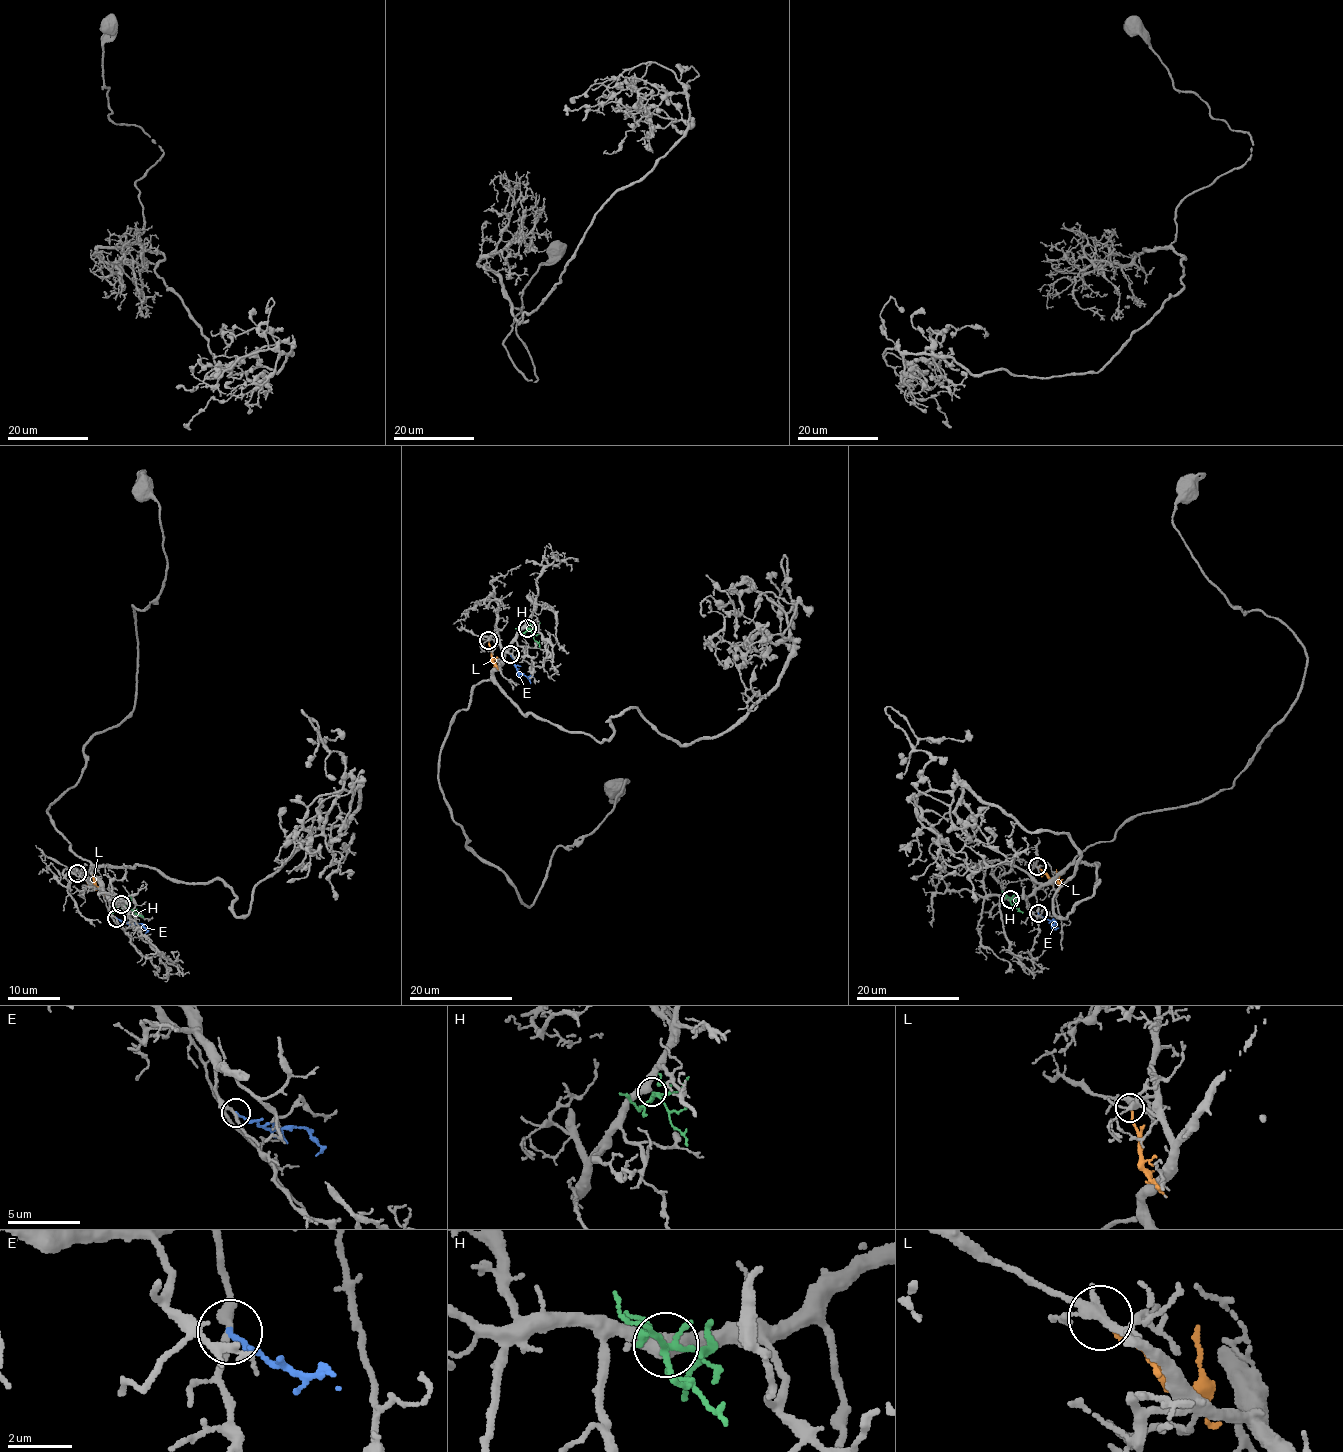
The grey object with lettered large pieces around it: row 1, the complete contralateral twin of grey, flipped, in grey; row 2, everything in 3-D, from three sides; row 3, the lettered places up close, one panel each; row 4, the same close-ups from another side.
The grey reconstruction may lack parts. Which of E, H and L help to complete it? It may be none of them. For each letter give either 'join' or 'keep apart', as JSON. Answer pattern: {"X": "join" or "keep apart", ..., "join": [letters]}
{"E": "keep apart", "H": "join", "L": "keep apart", "join": ["H"]}

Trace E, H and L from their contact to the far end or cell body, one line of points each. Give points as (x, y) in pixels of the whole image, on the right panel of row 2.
E: (1039, 913), (1053, 920), (1053, 927), (1059, 927)
H: (1010, 899), (1022, 913)
L: (1037, 866), (1056, 880), (1057, 892)

